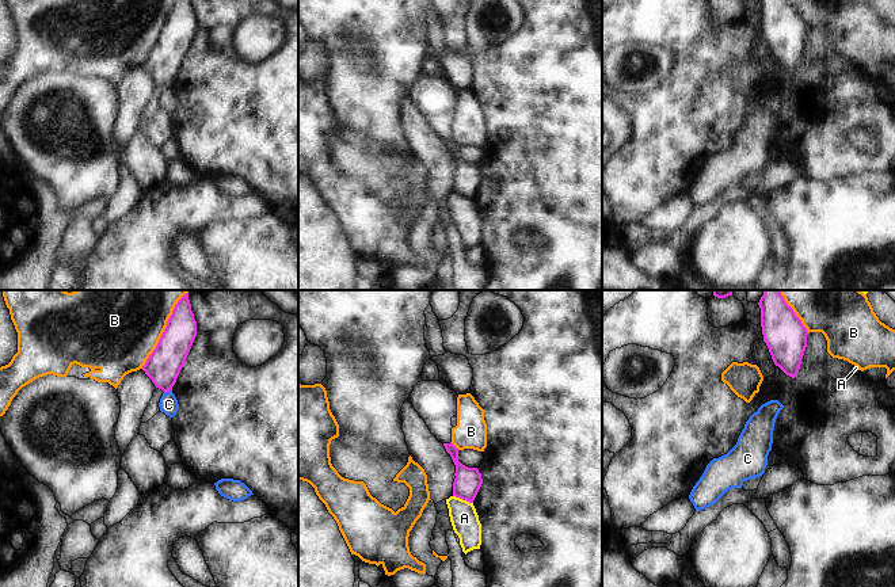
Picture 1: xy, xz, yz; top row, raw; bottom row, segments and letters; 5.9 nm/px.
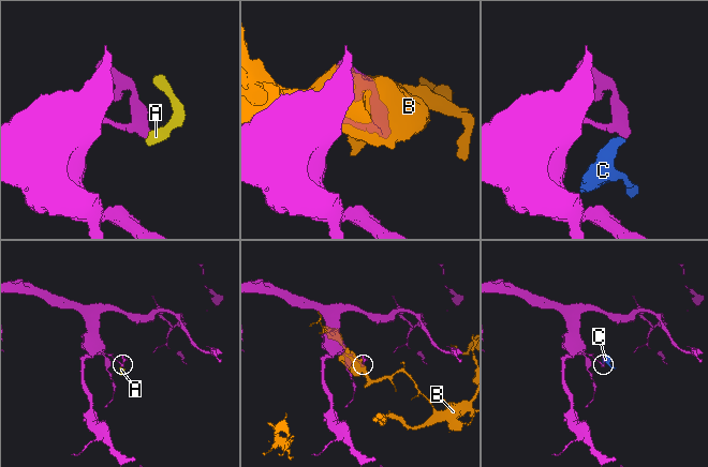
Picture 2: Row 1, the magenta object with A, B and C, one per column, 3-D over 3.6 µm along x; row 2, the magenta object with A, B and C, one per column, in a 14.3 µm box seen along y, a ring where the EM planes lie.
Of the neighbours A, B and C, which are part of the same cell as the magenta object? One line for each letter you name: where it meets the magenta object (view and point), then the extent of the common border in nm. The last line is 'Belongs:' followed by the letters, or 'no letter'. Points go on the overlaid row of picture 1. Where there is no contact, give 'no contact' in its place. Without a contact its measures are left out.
Belongs: no letter

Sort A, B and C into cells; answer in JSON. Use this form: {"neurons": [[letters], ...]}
{"neurons": [["A", "C"], ["B"]]}

